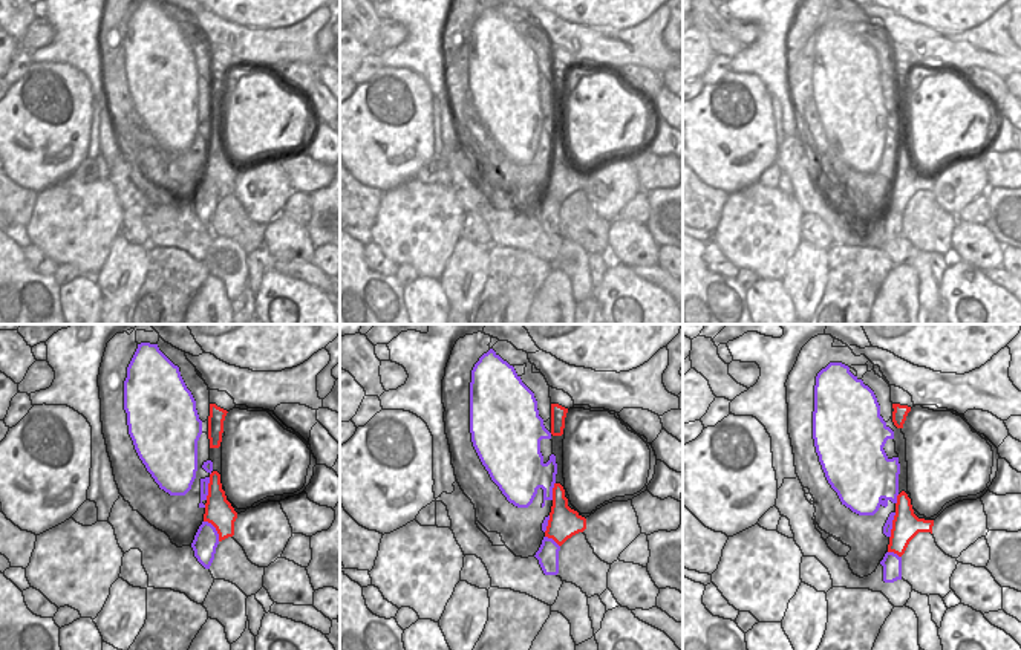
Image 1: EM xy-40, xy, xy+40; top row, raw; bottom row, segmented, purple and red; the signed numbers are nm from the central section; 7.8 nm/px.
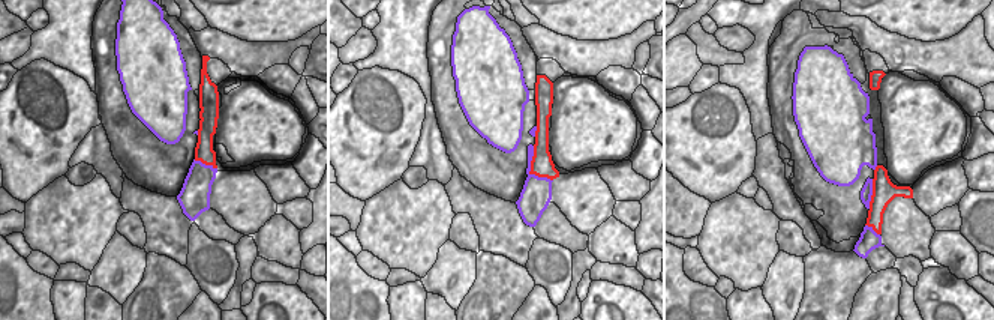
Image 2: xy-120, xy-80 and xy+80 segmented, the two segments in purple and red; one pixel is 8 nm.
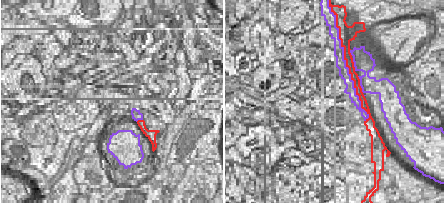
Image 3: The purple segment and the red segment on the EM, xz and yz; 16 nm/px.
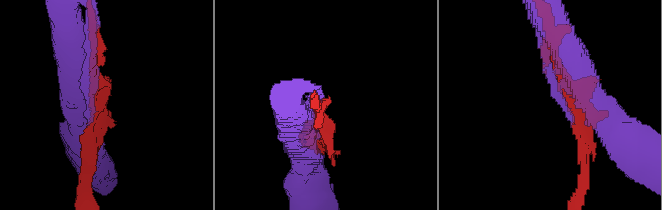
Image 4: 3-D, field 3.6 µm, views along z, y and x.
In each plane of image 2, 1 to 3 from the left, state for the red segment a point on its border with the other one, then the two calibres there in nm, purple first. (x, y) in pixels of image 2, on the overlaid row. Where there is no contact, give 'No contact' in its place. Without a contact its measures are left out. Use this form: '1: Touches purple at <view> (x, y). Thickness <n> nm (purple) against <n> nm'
1: Touches purple at xy-120 (204, 164). Thickness 240 nm (purple) against 150 nm
2: Touches purple at xy-80 (529, 170). Thickness 240 nm (purple) against 180 nm
3: Touches purple at xy+80 (871, 194). Thickness 100 nm (purple) against 190 nm

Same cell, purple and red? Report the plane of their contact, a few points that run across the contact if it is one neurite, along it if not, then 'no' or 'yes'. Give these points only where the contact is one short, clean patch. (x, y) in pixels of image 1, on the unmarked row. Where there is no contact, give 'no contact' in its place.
xy-40 | yes

